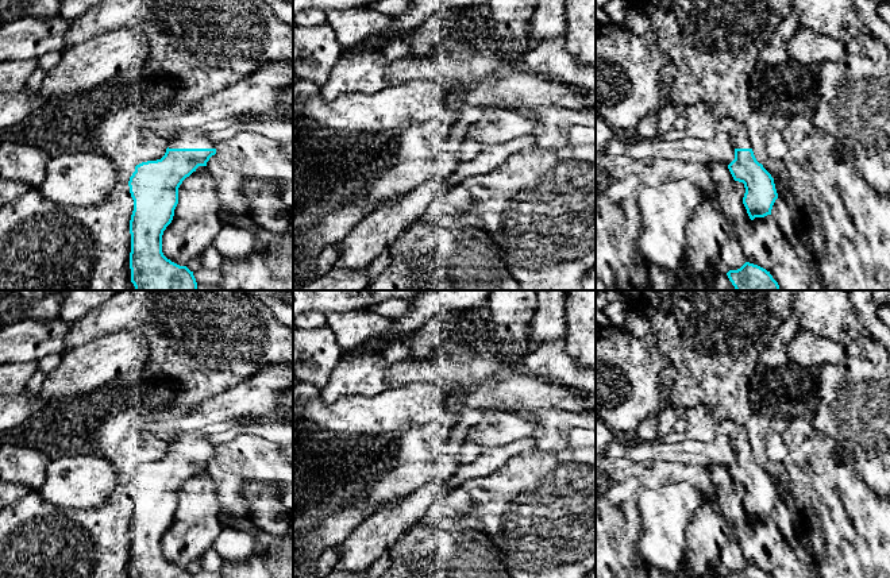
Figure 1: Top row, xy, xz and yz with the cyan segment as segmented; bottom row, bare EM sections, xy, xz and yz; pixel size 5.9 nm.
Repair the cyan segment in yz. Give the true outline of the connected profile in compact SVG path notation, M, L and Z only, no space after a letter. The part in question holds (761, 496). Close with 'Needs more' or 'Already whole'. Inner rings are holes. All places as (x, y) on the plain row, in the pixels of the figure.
M724 420L718 424L717 435L725 435L735 451L735 462L728 471L735 483L744 486L743 506L750 521L771 517L773 508L778 501L774 481L756 463L744 425Z. Needs more

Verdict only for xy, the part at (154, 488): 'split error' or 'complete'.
split error

